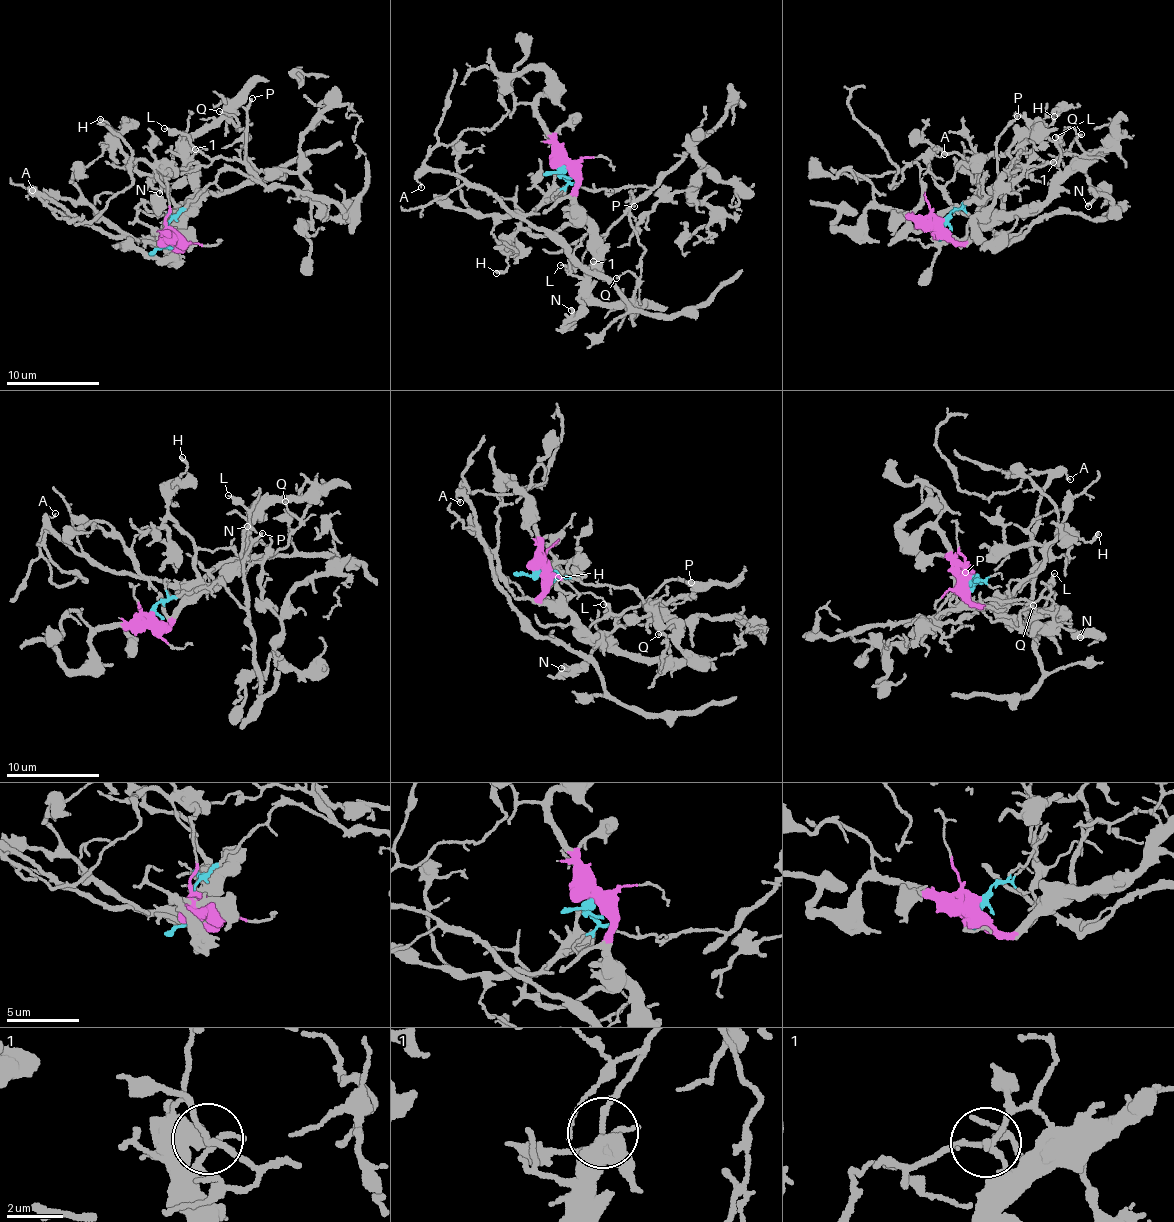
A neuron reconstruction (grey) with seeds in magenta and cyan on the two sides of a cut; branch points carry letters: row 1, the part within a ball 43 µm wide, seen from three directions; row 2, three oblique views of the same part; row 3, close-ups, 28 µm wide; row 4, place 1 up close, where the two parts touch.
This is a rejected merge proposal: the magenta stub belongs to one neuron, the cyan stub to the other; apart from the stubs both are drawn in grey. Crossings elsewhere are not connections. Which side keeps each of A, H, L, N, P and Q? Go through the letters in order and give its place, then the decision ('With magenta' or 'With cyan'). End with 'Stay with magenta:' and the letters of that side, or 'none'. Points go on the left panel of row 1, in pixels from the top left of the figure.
A: Place: (32, 190). With magenta
H: Place: (100, 119). With magenta
L: Place: (164, 128). With cyan
N: Place: (159, 193). With magenta
P: Place: (252, 98). With cyan
Q: Place: (219, 111). With magenta
Stay with magenta: A, H, N, Q

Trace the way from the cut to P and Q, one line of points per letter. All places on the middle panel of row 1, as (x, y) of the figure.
P: (561, 169), (572, 183), (587, 189), (647, 189), (635, 199), (630, 191), (635, 207)
Q: (561, 169), (574, 178), (573, 209), (597, 256), (589, 293), (629, 302), (636, 278), (616, 279)

